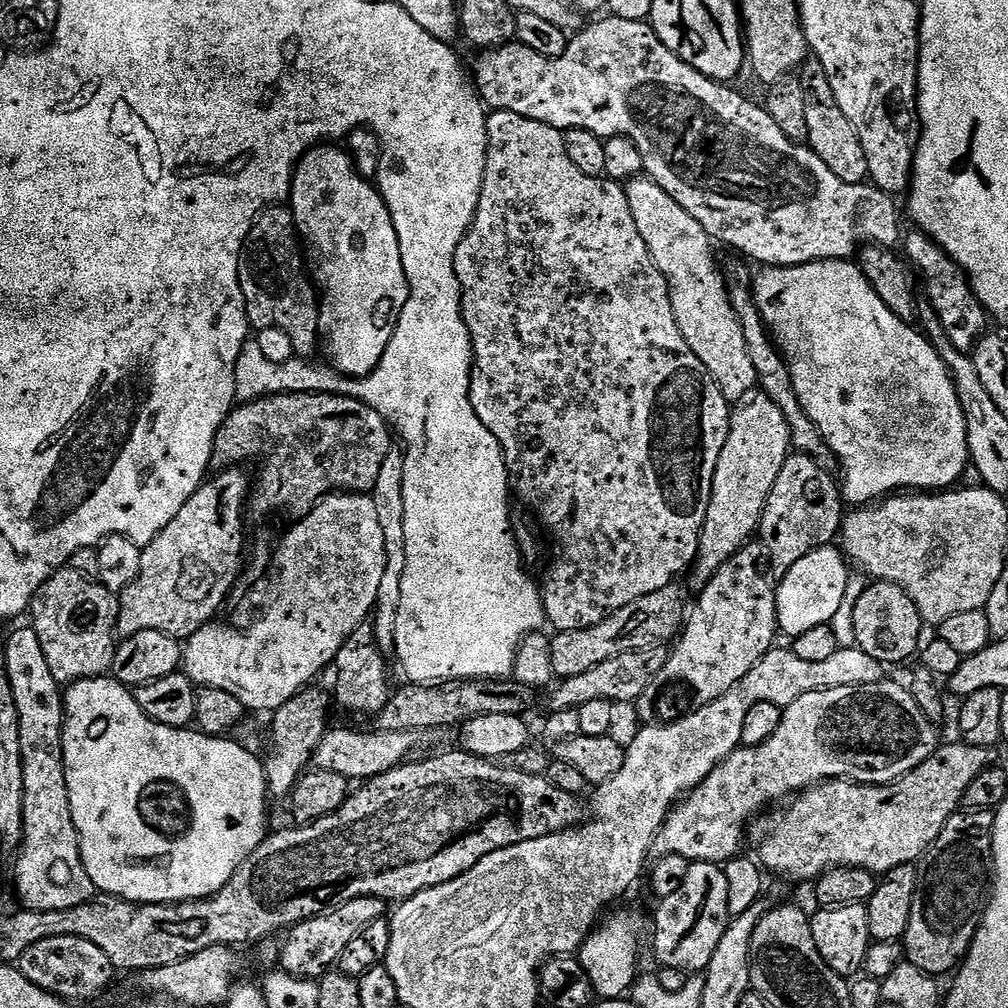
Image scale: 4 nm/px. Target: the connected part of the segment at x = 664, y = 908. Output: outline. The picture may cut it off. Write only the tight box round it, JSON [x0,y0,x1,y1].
[652,863,730,974]

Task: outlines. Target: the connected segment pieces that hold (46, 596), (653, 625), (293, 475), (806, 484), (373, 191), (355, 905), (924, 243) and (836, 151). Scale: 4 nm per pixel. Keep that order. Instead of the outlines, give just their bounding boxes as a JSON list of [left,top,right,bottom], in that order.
[[30,570,120,686],[550,586,686,680],[212,392,394,521],[759,454,846,574],[290,146,408,378],[279,896,385,980],[902,230,990,353],[798,58,868,184]]

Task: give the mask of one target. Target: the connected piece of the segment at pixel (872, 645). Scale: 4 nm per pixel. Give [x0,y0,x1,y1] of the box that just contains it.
[854,580,922,666]

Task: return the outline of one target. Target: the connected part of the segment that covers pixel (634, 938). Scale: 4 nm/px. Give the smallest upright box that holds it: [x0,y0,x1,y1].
[578,912,640,1000]

